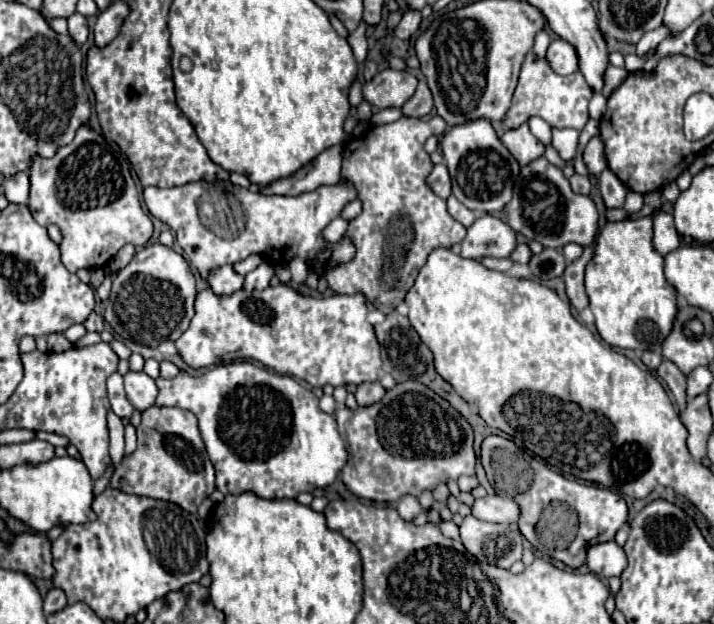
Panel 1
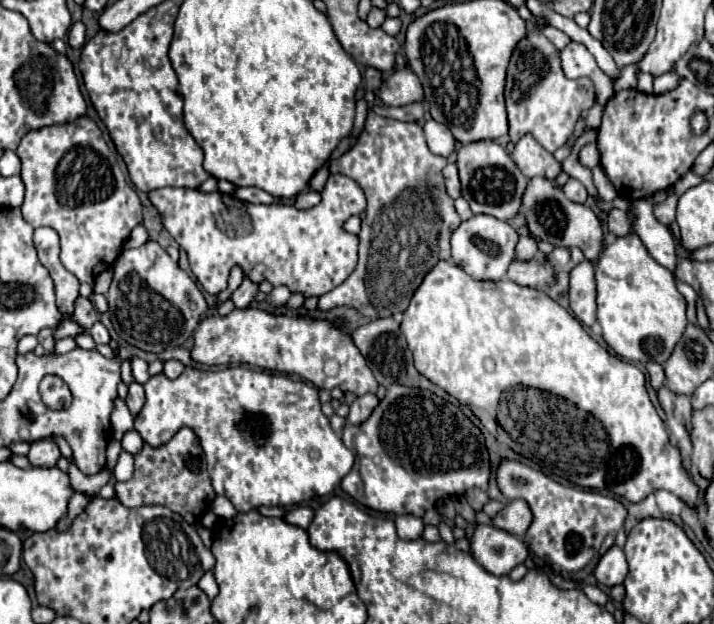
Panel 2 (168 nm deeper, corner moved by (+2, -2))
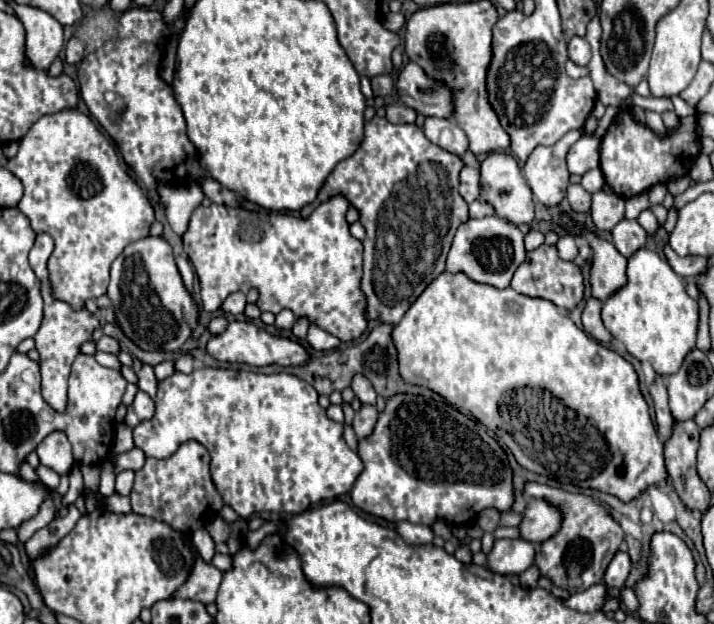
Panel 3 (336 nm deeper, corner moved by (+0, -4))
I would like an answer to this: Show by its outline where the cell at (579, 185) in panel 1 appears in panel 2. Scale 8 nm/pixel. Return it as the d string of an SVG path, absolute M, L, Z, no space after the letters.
M569 179L563 187L563 193L567 195L567 199L571 199L575 203L585 203L587 201L587 191L585 191L583 183L577 181L577 179Z

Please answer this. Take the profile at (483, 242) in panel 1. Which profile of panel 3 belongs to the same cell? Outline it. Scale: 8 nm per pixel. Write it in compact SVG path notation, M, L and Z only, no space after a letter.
M487 215L483 219L469 219L459 225L447 257L447 271L463 271L475 283L505 289L509 287L515 269L523 263L525 257L527 253L523 247L523 233L517 229L517 225L507 223L497 215Z

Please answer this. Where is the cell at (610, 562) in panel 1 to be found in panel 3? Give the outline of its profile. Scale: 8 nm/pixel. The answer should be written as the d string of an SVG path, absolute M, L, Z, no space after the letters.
M617 551L615 557L613 557L613 561L609 563L609 567L607 567L607 571L605 571L603 581L605 581L605 585L609 585L609 587L621 589L621 587L625 585L625 581L627 581L629 571L631 571L631 559L629 559L629 555Z

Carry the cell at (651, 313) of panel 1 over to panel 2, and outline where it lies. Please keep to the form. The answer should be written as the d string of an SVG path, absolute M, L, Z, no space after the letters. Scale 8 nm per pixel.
M629 233L627 237L615 239L611 245L605 247L603 255L599 257L599 263L595 267L595 281L597 281L597 321L603 329L603 339L607 345L621 357L629 361L657 361L663 365L671 353L677 341L681 339L685 327L687 327L687 301L681 297L681 293L675 287L675 277L659 265L643 245L643 241L635 235Z

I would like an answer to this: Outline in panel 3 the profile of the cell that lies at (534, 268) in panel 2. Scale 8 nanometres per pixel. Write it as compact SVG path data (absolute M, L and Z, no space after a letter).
M541 245L535 251L527 253L527 259L519 265L519 269L513 275L511 287L529 297L541 297L555 303L563 313L573 309L583 299L583 275L575 263L563 261L557 255L557 249L551 245Z

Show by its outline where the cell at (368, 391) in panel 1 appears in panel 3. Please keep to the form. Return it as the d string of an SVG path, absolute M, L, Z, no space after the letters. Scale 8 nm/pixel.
M361 405L361 409L355 413L355 419L353 419L355 435L359 439L367 437L373 431L375 421L377 421L377 409L375 409L375 405Z

